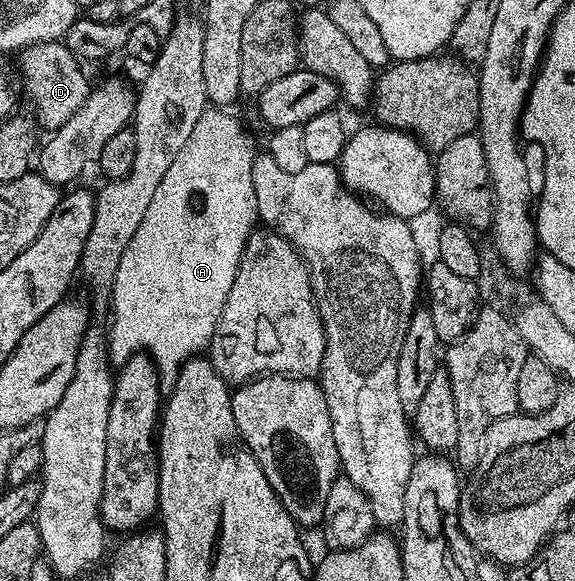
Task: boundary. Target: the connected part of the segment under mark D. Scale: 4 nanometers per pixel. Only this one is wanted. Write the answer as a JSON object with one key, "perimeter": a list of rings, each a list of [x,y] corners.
{"perimeter":[[[46,40],[40,44],[30,44],[22,49],[19,56],[19,76],[23,79],[23,92],[29,103],[35,107],[38,127],[54,130],[65,126],[81,106],[89,98],[93,87],[92,81],[87,81],[85,73],[79,69],[80,57],[73,55],[66,43],[57,40]]]}

